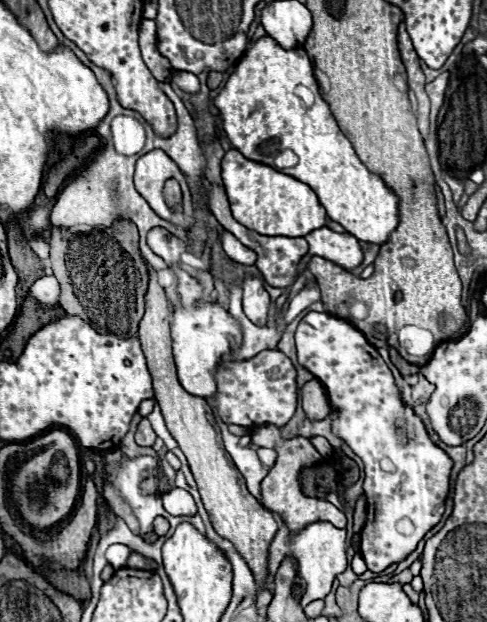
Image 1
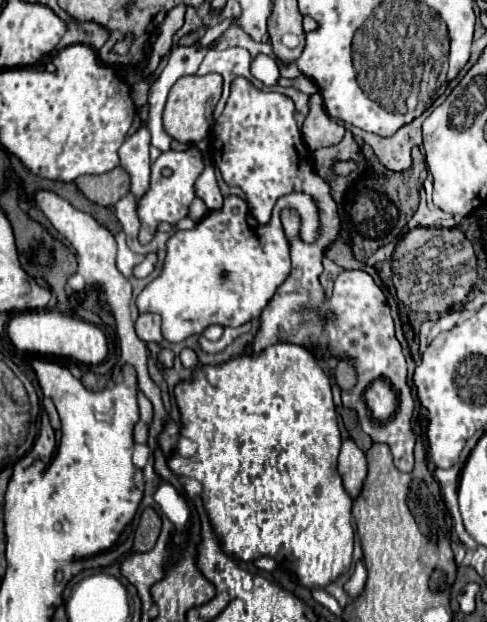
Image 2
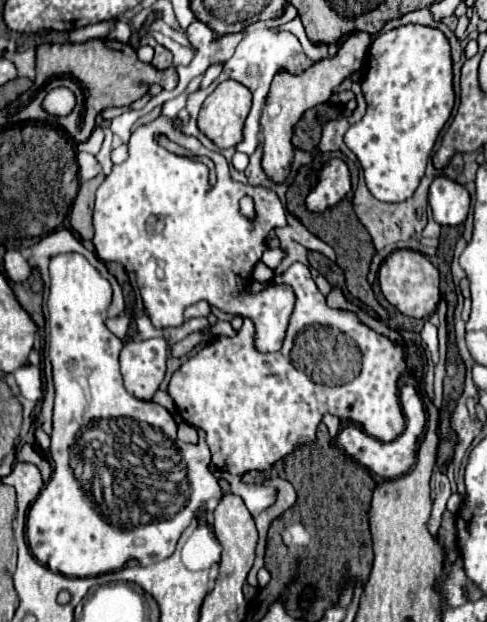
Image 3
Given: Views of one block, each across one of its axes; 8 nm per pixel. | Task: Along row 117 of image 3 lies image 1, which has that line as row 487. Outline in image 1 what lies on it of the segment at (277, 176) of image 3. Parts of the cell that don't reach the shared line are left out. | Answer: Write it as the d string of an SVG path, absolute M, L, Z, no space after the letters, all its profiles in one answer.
M267 425L256 428L251 440L257 447L274 448L278 452L276 464L270 468L268 476L262 480L262 500L270 512L278 512L282 516L282 520L288 524L290 532L300 532L310 522L334 522L336 528L346 526L344 512L338 510L334 504L328 504L326 500L318 500L318 498L308 498L302 494L300 482L298 482L300 470L322 460L322 456L316 452L316 448L310 444L308 438L298 436L298 438L284 440L280 435L279 428Z

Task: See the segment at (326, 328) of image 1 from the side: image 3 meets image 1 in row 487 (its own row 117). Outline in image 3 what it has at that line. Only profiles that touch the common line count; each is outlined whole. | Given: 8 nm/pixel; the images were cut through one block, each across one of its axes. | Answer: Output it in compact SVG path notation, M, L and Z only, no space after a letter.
M406 24L388 32L380 32L374 38L364 70L366 72L360 88L366 98L366 114L346 132L344 142L356 154L372 196L382 202L402 202L414 194L420 178L424 176L438 134L448 122L454 108L452 48L448 38L438 28L424 24Z

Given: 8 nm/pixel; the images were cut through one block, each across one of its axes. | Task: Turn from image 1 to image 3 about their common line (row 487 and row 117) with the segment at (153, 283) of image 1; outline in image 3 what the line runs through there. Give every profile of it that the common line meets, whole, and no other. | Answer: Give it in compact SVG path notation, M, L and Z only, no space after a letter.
M224 80L204 100L198 114L198 128L218 148L236 146L242 140L242 126L250 106L250 90L236 80Z

